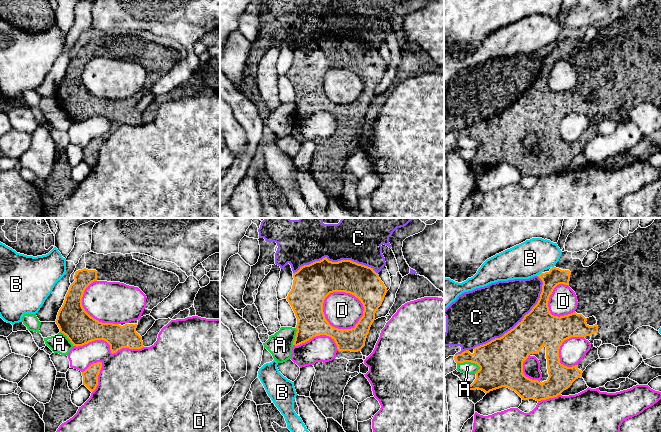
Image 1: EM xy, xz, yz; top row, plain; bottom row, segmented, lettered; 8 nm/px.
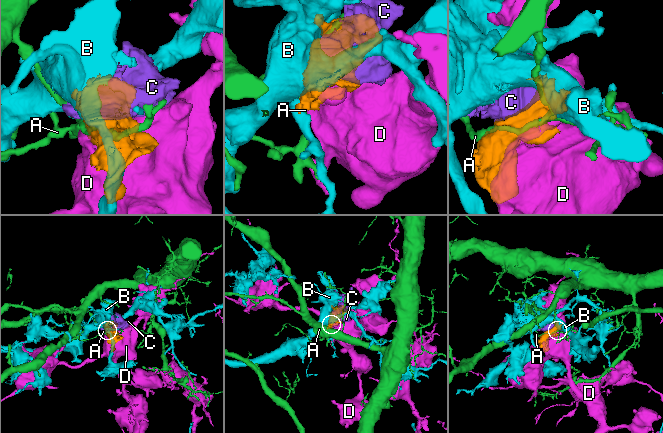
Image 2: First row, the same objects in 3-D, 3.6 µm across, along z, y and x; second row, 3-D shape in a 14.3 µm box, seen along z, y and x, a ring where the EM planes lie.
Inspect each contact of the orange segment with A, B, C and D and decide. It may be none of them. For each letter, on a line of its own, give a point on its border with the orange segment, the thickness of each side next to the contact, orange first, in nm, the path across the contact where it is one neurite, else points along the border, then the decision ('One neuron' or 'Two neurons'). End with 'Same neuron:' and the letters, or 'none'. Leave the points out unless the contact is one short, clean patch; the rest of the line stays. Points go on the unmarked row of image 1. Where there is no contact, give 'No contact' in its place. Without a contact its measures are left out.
A: Touches orange at yz (469, 137). Thickness 360 nm (orange) against 100 nm. Two neurons
B: Touches orange at yz (539, 50). Thickness 140 nm (orange) against 280 nm. Two neurons
C: Touches orange at yz (519, 98). Thickness 300 nm (orange) against 420 nm. Two neurons
D: Touches orange at xz (343, 67). Thickness 300 nm (orange) against 300 nm. Two neurons
Same neuron: none

